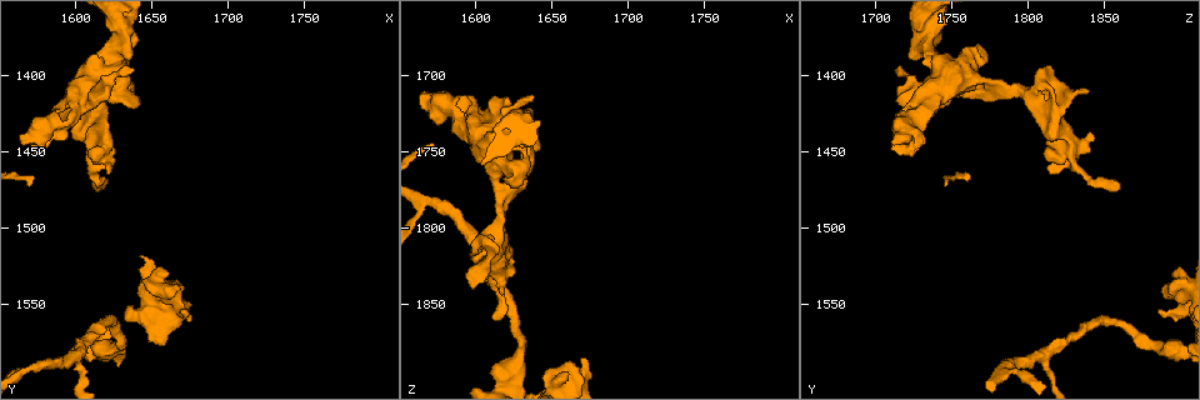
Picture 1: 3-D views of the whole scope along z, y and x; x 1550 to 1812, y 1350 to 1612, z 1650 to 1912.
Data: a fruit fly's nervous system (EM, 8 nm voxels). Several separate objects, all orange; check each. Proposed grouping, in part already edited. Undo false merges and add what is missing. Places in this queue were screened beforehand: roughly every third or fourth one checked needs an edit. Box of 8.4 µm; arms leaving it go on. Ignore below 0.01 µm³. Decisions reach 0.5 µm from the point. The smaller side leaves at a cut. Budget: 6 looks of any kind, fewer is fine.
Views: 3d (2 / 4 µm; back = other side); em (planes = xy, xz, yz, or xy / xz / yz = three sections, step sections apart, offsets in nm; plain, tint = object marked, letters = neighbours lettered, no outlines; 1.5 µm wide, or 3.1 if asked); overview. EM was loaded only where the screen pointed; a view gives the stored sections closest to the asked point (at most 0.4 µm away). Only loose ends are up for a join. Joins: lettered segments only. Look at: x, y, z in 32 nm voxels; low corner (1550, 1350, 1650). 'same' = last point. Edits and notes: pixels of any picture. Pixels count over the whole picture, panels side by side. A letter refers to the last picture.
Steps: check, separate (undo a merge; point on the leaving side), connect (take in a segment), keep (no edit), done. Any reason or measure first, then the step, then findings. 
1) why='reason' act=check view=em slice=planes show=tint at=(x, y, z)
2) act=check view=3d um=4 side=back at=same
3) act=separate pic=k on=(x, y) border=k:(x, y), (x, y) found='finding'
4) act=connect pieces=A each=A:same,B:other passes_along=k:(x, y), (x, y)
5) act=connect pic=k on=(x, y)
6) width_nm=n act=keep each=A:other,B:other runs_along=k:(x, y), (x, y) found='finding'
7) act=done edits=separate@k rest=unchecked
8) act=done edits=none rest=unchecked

why='tapers out' act=check view=em slice=planes show=tint at=(1614, 1472, 1862)

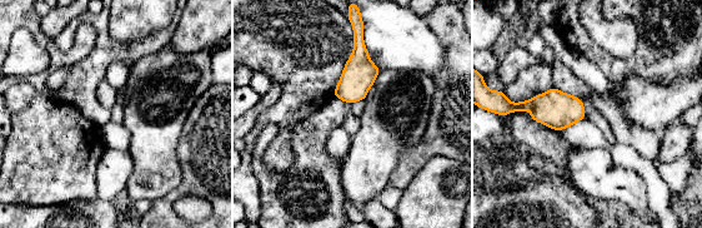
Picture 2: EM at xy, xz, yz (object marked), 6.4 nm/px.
act=check view=em slice=planes show=letters at=same

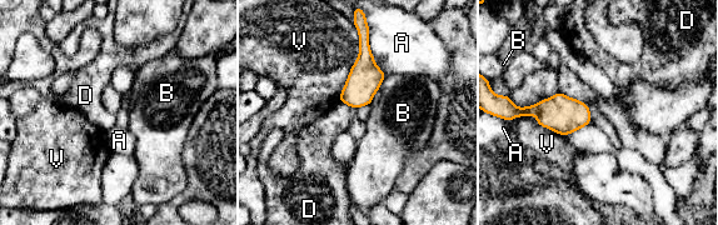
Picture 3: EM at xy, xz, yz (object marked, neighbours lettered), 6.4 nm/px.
longest_contact=V:480nm act=keep each=A:other,B:other,D:other,V:other found='no lettered segment goes on from it'

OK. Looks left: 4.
why='a narrow waist' act=check view=em slice=planes show=tint at=(1616, 1406, 1774)

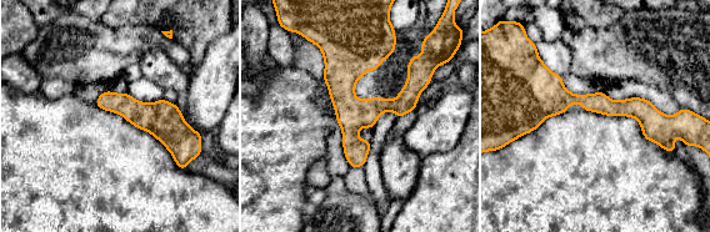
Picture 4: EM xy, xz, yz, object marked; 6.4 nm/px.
act=check view=em slice=planes show=letters at=same

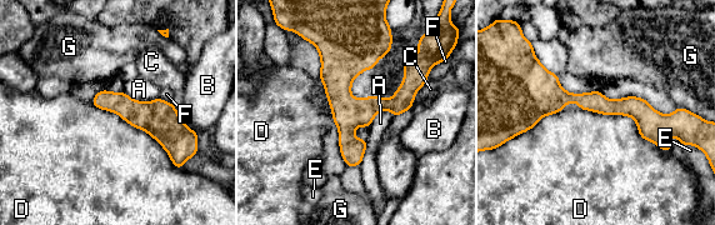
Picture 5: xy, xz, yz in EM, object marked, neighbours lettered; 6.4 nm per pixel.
act=keep each=A:other,B:other,C:other,D:other,E:other,F:other,G:other border=5:(579, 108), (629, 115), (670, 151) found='one neuron here'

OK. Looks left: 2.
why='free end' act=check view=em slice=planes show=letters at=(1598, 1410, 1840)

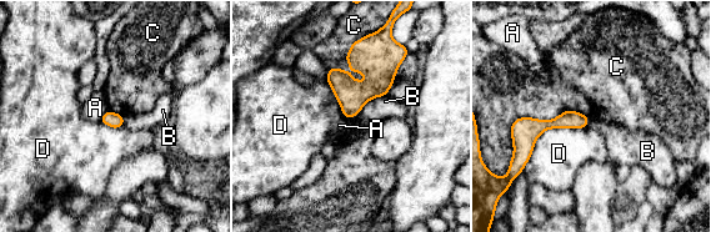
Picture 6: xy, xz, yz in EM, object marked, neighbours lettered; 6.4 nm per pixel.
longest_contact=C:550nm act=keep each=A:other,B:other,C:other,D:other found='no lettered segment goes on from it'

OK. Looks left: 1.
act=done edits=none rest=unchecked

